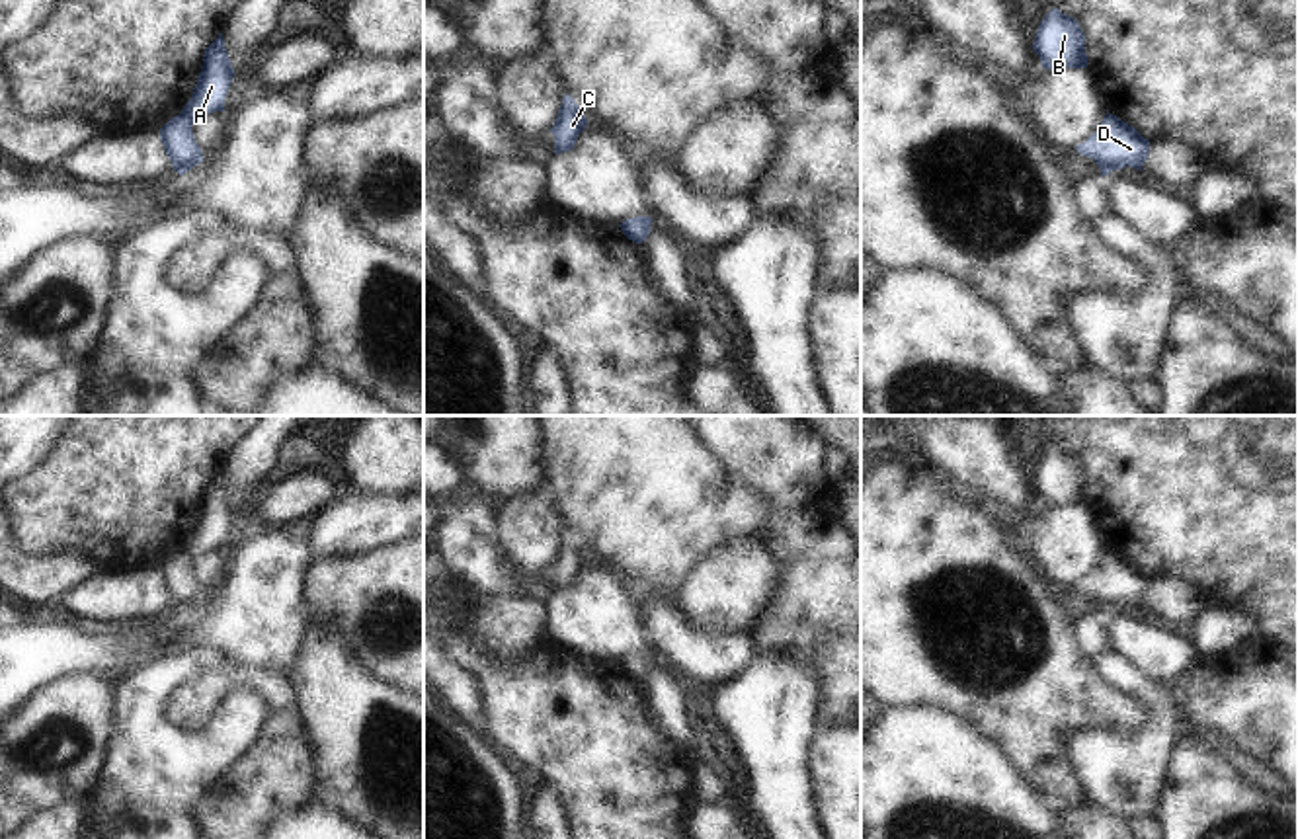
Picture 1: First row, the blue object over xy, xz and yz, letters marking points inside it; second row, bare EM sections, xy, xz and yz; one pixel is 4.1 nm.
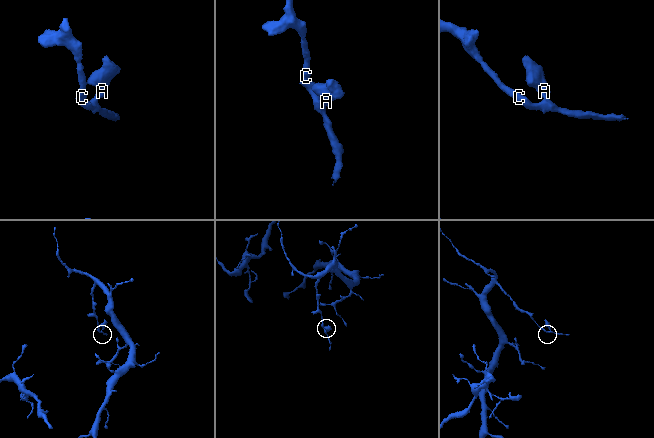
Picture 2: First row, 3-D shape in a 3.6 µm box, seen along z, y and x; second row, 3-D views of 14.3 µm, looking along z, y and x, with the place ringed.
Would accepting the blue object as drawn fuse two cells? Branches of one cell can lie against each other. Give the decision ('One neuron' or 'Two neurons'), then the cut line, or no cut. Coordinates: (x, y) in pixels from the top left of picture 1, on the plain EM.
Two neurons. Split along xy (182, 549), (192, 559)

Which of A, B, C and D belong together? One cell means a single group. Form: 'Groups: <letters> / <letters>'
Groups: A B / C D

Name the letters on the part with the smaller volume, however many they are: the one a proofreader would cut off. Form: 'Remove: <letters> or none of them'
Remove: A, B

